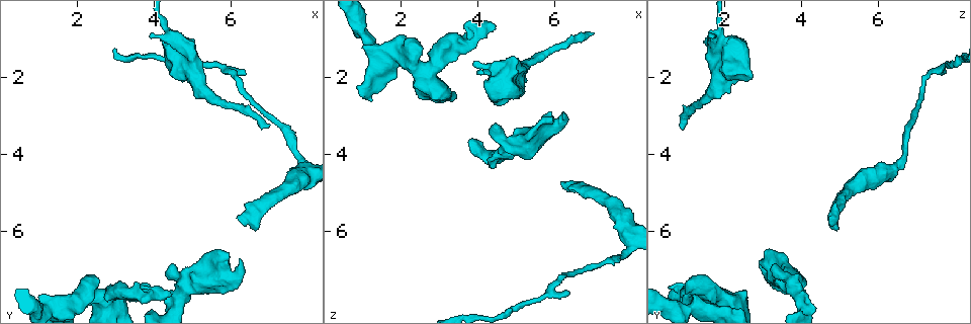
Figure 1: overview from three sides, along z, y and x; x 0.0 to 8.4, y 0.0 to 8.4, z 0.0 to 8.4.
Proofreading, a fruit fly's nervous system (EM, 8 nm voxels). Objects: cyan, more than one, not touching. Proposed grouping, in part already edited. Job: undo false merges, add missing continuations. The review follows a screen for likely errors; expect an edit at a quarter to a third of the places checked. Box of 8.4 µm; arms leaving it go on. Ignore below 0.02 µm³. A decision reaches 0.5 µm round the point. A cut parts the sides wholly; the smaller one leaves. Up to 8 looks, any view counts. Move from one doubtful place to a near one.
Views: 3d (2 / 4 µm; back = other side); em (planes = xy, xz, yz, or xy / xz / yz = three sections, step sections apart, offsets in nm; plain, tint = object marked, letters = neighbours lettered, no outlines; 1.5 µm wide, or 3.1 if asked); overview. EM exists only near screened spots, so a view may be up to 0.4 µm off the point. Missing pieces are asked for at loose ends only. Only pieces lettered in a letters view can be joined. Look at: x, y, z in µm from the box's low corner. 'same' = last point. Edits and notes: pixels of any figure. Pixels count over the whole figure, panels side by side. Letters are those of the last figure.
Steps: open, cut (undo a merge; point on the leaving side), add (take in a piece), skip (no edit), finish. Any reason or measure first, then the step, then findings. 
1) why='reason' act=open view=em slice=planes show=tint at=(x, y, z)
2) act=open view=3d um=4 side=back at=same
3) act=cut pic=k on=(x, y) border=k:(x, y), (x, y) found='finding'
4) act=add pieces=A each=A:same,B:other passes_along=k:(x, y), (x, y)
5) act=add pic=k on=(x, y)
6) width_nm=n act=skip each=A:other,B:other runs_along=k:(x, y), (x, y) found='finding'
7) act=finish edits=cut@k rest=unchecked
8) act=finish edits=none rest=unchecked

why='branch stops here' act=open view=em slice=xz step=4 show=letters at=(6.20, 5.60, 4.70)

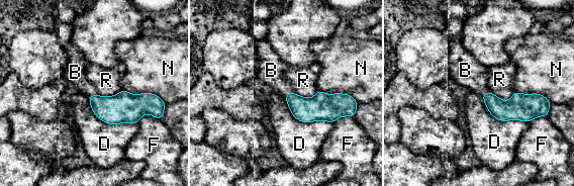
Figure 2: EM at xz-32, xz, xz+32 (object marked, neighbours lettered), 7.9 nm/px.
act=open view=em slice=planes show=letters at=same

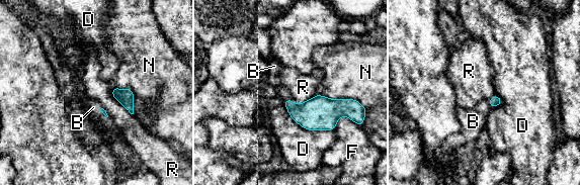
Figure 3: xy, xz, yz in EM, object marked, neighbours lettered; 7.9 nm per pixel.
act=add pieces=B each=B:same,D:other,F:other,N:other,R:other passes_along=3:(496, 100), (489, 103), (473, 121) found='it goes on there'

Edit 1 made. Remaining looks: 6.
why='an open end' act=open view=em slice=xy step=4 show=plain at=(4.50, 7.60, 0.70)

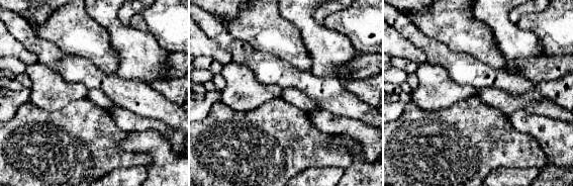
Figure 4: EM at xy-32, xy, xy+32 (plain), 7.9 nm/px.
act=open view=em slice=xy step=4 show=letters at=same

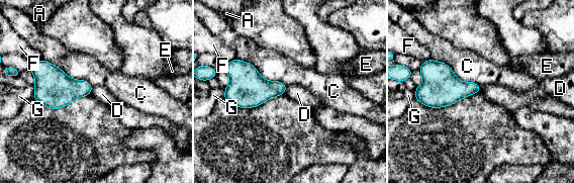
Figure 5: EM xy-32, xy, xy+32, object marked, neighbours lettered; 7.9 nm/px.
act=skip each=A:other,C:other,D:other,E:other,F:other,G:other border=5:(431, 58), (480, 87) found='no lettered piece goes on from it'

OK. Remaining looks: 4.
why='free end' act=open view=3d um=2 at=(6.25, 6.80, 2.90)

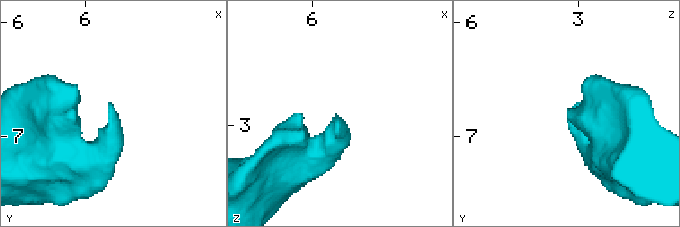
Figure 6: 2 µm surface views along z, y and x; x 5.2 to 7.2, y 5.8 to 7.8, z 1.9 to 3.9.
why='need the tissue' act=open view=em slice=xz step=8 show=plain at=(6.20, 6.74, 2.96)

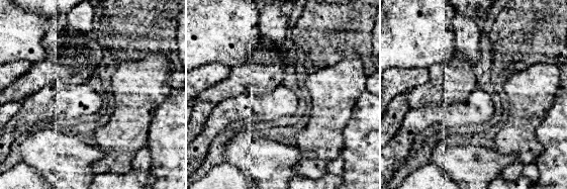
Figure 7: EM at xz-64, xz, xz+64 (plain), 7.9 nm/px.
act=open view=em slice=xz step=8 show=letters at=same

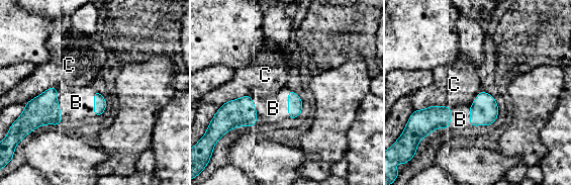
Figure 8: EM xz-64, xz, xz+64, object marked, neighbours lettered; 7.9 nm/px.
act=add pieces=B each=B:same,C:other passes_along=8:(483, 111), (470, 110), (460, 119) found='the neuron continues'

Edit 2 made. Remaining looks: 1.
act=finish edits=add@3,add@8 rest=unchecked

